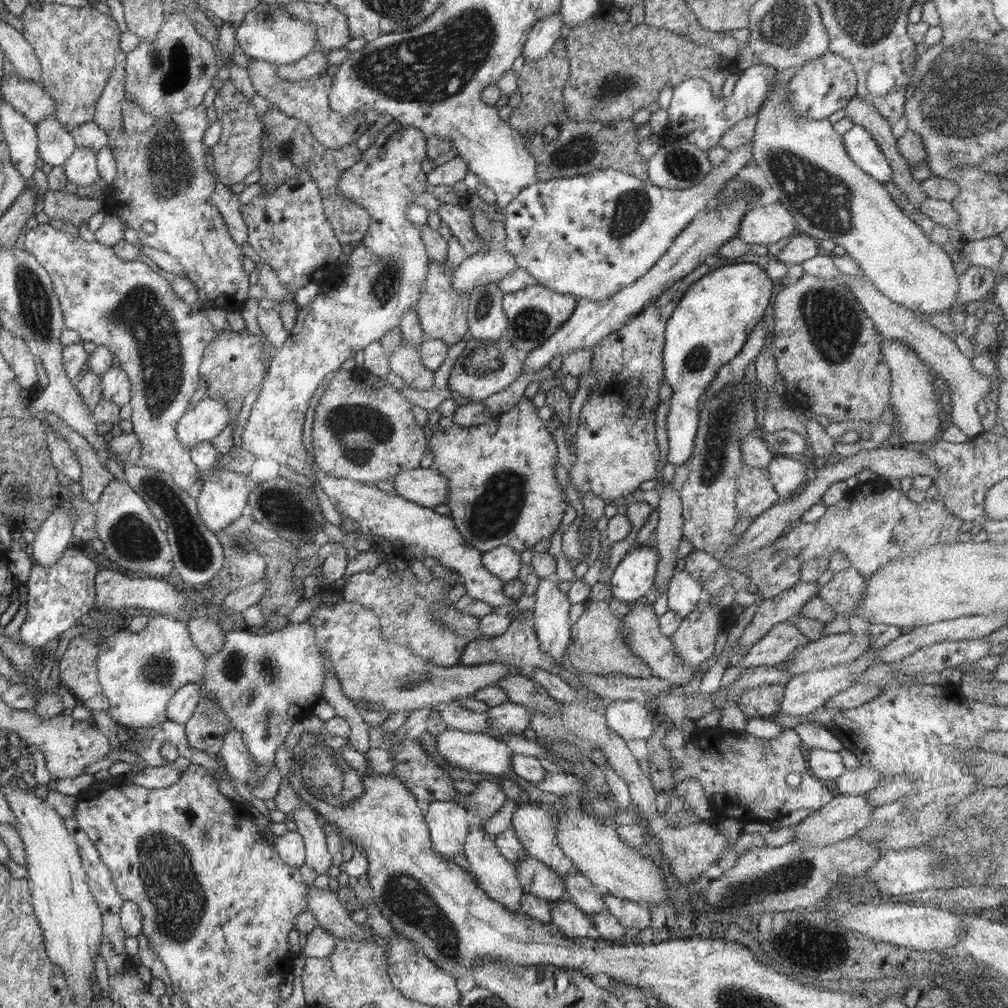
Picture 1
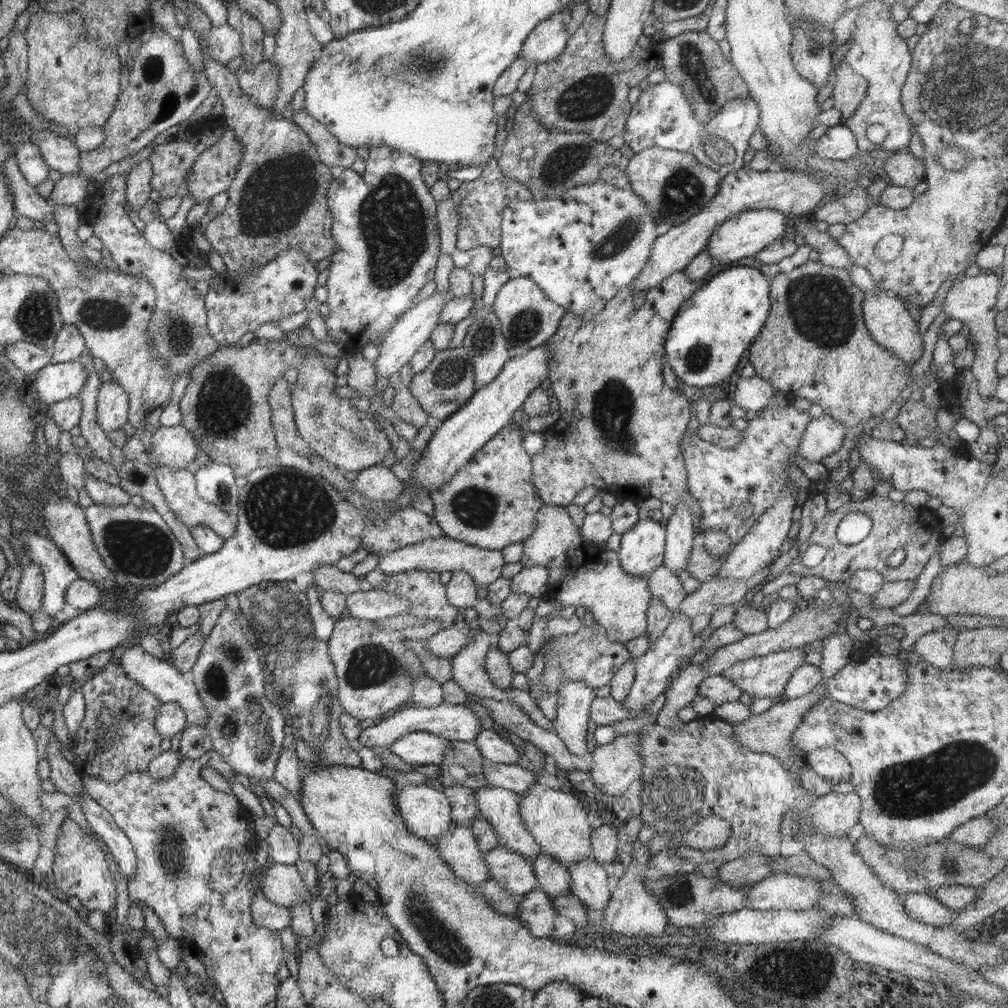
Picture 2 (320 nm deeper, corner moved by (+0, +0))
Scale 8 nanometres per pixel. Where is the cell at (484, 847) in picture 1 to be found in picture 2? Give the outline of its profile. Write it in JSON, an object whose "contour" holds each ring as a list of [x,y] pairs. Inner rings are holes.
{"contour":[[[450,827],[438,836],[435,849],[452,872],[472,886],[490,879],[489,870],[471,827]]]}

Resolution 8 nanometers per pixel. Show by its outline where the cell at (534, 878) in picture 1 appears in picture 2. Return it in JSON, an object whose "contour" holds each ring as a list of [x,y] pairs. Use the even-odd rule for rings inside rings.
{"contour":[[[498,846],[486,851],[483,859],[486,861],[490,879],[512,894],[525,895],[537,883],[532,859],[526,856]]]}

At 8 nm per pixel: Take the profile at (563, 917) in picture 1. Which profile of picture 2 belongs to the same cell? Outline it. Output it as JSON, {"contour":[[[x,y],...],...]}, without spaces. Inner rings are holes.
{"contour":[[[540,888],[523,895],[514,916],[530,929],[532,936],[542,939],[552,936],[558,913],[554,911],[550,896]]]}

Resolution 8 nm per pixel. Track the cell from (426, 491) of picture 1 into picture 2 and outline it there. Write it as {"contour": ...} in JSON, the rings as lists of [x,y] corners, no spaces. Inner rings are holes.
{"contour":[[[376,465],[361,471],[358,478],[352,482],[352,487],[368,501],[386,502],[398,500],[407,485],[400,482],[390,468]]]}

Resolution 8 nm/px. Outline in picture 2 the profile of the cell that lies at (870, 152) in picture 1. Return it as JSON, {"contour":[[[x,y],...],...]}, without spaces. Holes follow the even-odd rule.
{"contour":[[[842,123],[830,127],[815,145],[817,155],[832,160],[849,160],[860,152],[855,134]]]}

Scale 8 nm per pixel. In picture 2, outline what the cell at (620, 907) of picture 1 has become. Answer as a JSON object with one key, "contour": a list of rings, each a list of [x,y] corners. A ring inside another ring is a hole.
{"contour":[[[586,859],[572,863],[567,869],[571,878],[571,892],[588,908],[603,911],[611,899],[606,885],[606,865]]]}

